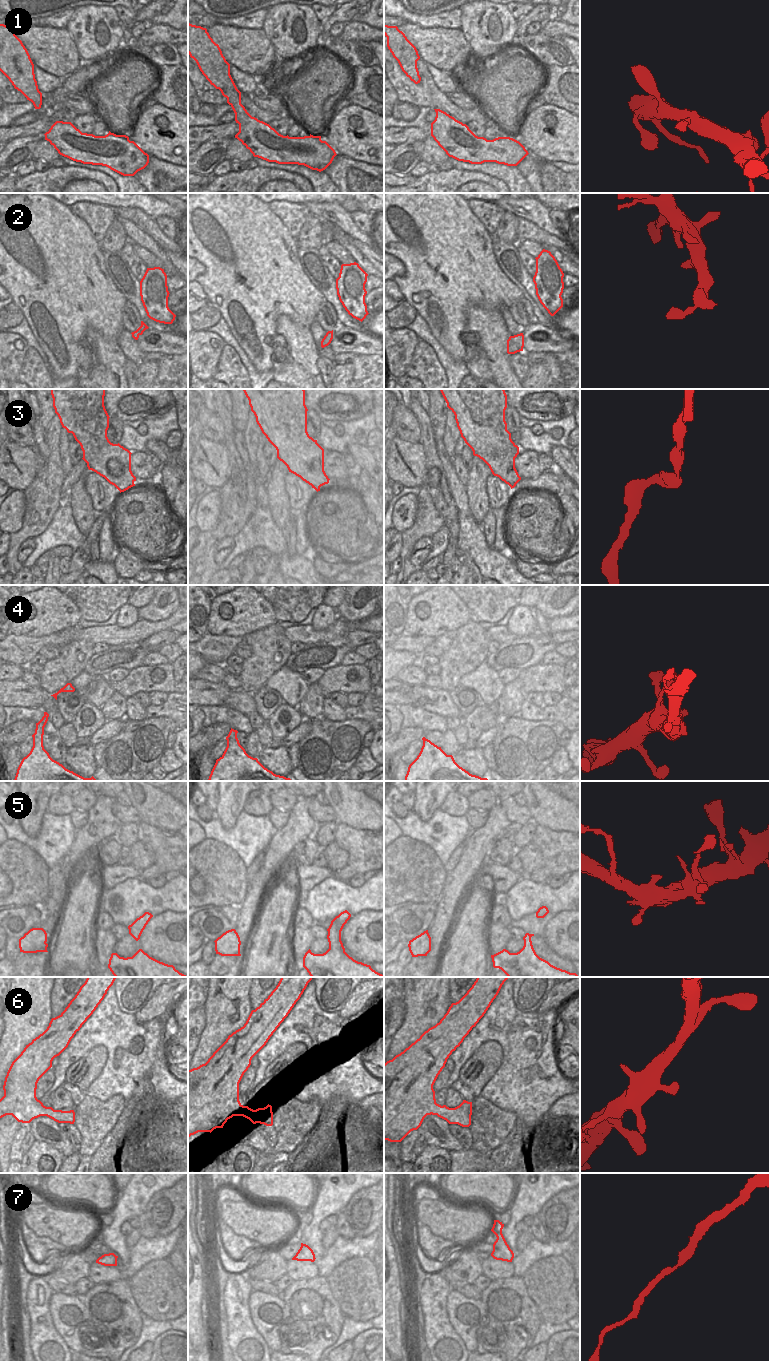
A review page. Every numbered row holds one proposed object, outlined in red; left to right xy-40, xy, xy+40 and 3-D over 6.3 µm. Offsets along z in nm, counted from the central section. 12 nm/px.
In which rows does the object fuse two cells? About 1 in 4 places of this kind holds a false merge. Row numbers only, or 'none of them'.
none of them

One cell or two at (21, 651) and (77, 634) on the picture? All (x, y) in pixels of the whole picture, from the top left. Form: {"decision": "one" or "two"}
{"decision": "one"}

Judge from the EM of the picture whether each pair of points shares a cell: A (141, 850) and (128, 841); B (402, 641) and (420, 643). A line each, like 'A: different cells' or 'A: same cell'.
A: different cells
B: same cell

